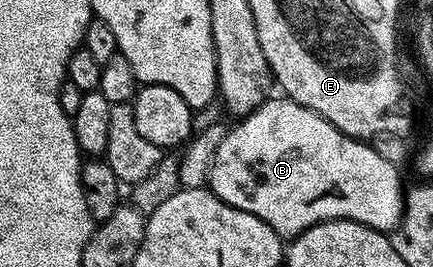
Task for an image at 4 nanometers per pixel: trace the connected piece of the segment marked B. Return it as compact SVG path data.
M268 97L267 100L251 111L248 115L242 116L239 123L228 130L221 145L217 148L216 157L213 159L212 171L209 180L209 189L225 205L233 205L245 213L253 213L253 217L261 217L261 221L268 223L280 237L294 237L300 235L302 231L309 230L310 227L316 227L319 223L327 223L331 219L348 219L354 223L360 223L366 227L372 227L375 231L391 233L402 220L404 213L405 186L403 179L399 176L399 171L392 160L381 157L380 153L374 151L370 142L361 139L351 139L345 133L341 133L325 117L313 113L313 109L305 109L305 105L295 103L286 97Z

